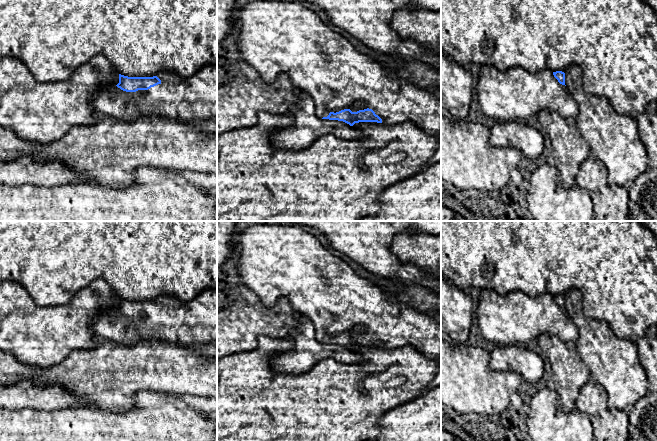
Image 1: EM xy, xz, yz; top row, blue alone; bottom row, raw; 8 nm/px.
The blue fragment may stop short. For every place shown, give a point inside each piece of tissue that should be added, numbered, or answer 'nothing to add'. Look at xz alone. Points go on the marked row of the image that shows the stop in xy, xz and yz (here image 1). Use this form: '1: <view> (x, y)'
1: xz (275, 37)

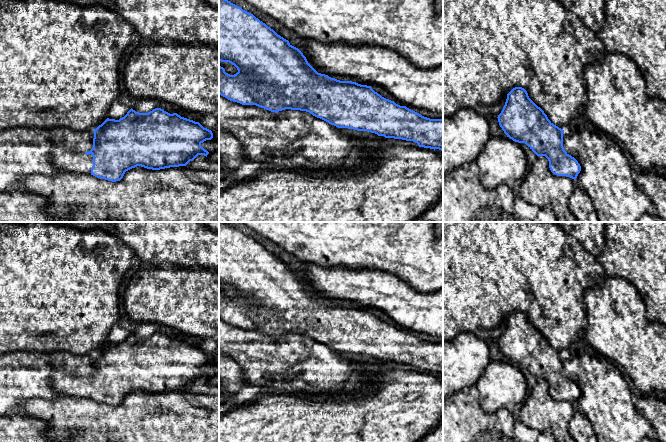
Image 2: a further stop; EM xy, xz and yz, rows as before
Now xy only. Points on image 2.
1: xy (71, 161)

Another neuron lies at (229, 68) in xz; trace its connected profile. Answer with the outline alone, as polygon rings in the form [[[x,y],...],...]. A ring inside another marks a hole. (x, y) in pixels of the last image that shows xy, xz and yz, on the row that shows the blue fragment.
[[[219,61],[219,66],[223,67],[225,69],[225,72],[230,75],[234,75],[238,72],[237,68],[229,62]]]

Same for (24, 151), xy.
[[[13,127],[0,131],[0,193],[20,190],[23,179],[30,175],[56,175],[62,170],[58,169],[52,161],[52,147],[54,145],[66,146],[69,150],[89,152],[93,148],[94,132],[81,132],[67,127],[35,128]]]

